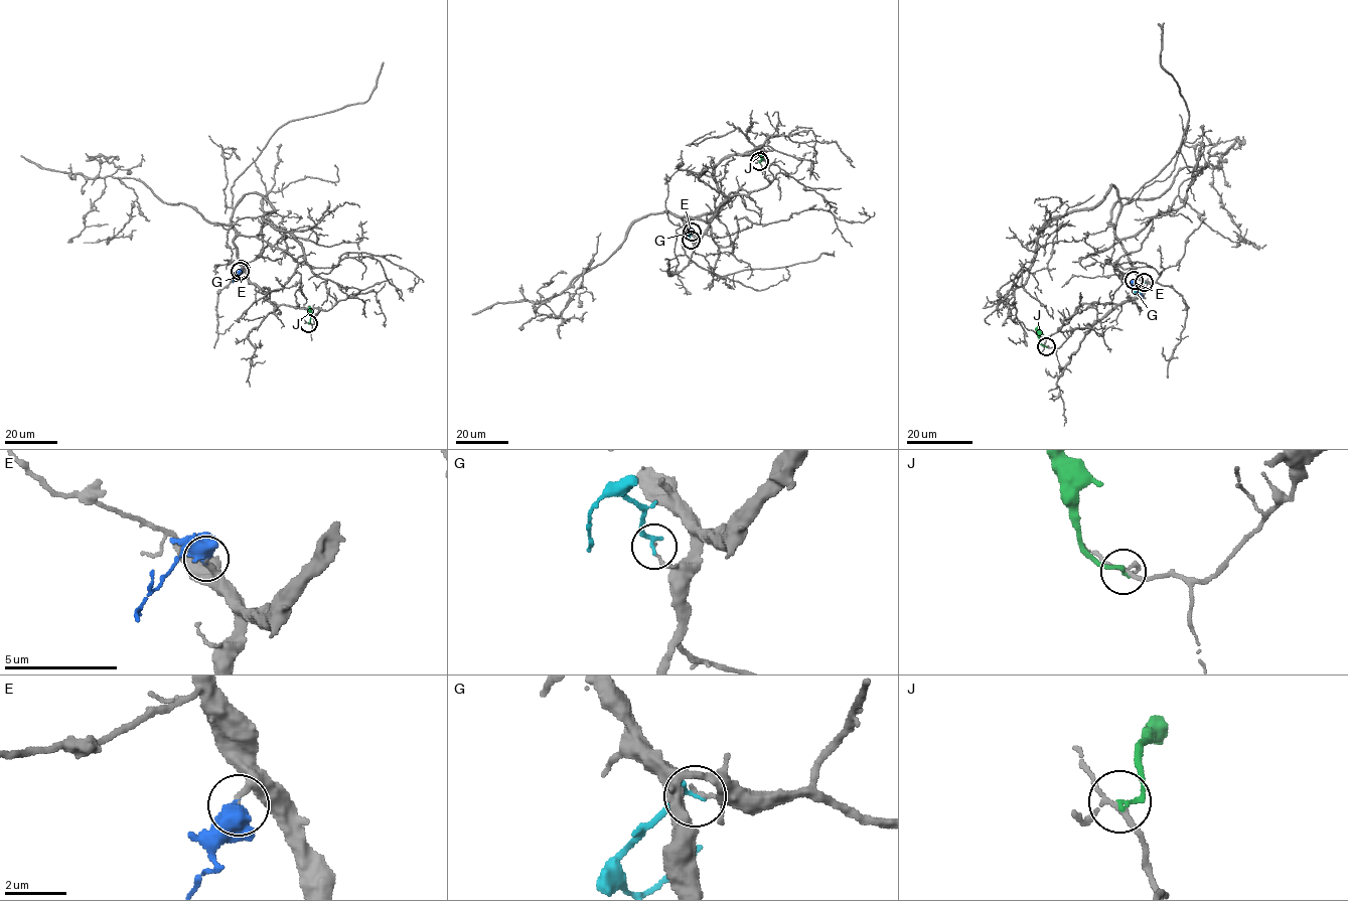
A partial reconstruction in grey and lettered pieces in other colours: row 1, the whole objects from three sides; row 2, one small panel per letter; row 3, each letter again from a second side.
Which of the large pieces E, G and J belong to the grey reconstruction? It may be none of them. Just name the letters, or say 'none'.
E

